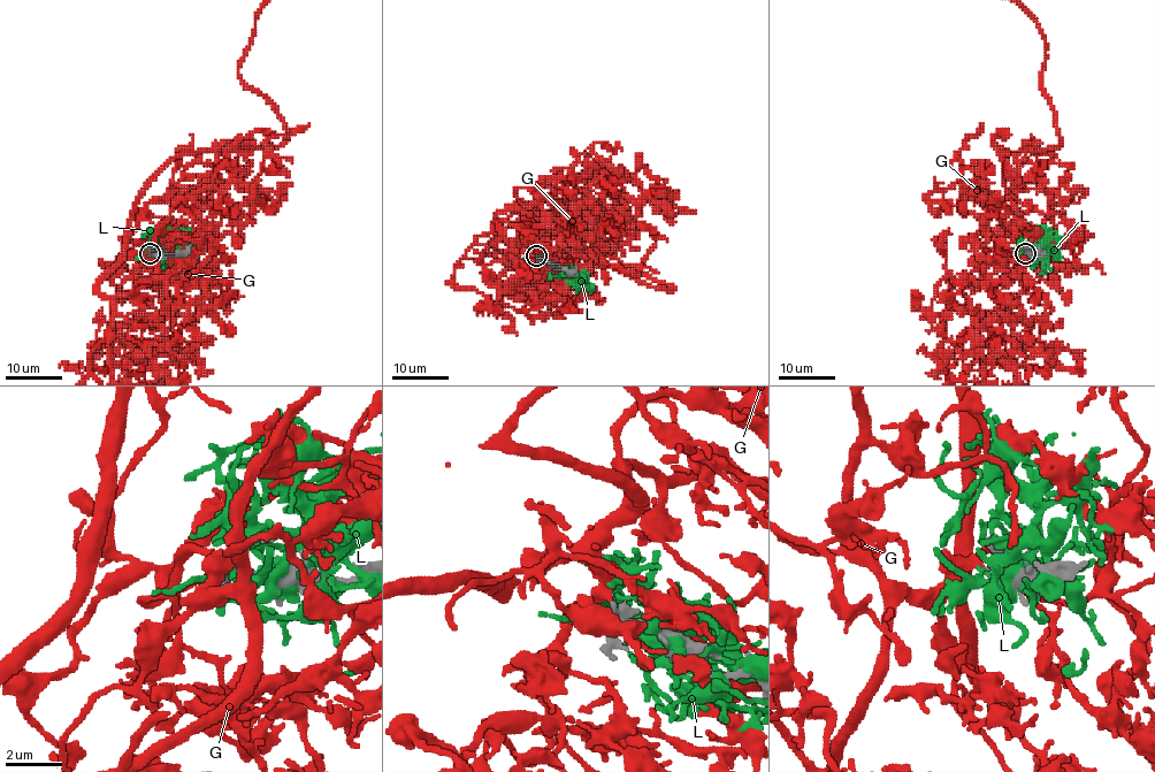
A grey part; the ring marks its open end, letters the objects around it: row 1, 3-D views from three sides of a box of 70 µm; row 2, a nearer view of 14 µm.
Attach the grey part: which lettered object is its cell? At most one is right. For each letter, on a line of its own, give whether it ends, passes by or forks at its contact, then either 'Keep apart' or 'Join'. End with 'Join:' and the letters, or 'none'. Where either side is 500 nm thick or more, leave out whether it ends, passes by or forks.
G: It passes by. Join
L: It passes by. Keep apart
Join: G

